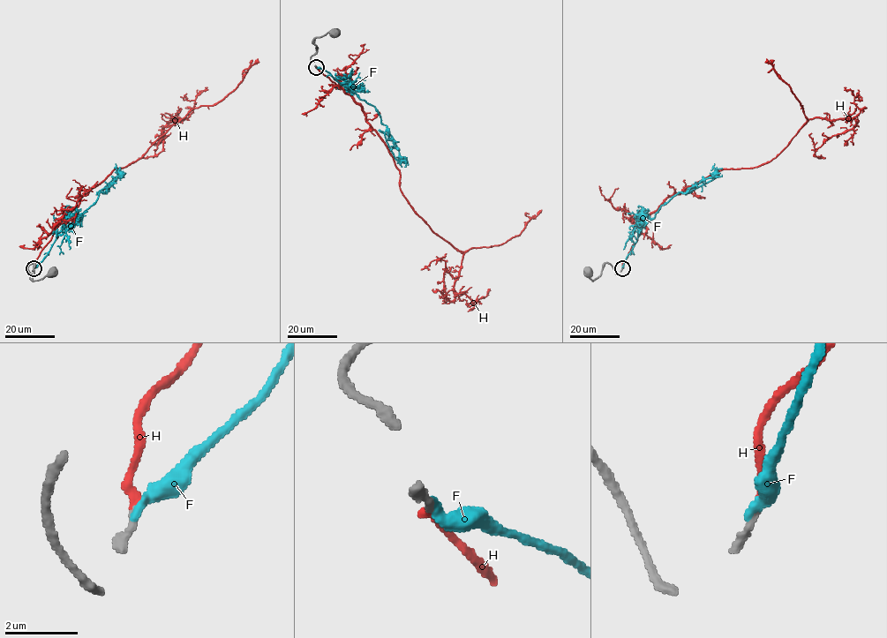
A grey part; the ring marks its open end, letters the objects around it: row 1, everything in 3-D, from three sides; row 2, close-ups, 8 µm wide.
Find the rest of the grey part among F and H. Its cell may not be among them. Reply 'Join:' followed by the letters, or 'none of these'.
Join: H

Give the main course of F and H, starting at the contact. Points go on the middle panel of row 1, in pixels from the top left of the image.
F: (316, 67), (326, 71), (375, 108), (399, 150), (399, 161), (397, 159)
H: (316, 67), (361, 106), (414, 212), (462, 254), (450, 300), (446, 262), (437, 259), (446, 256)

